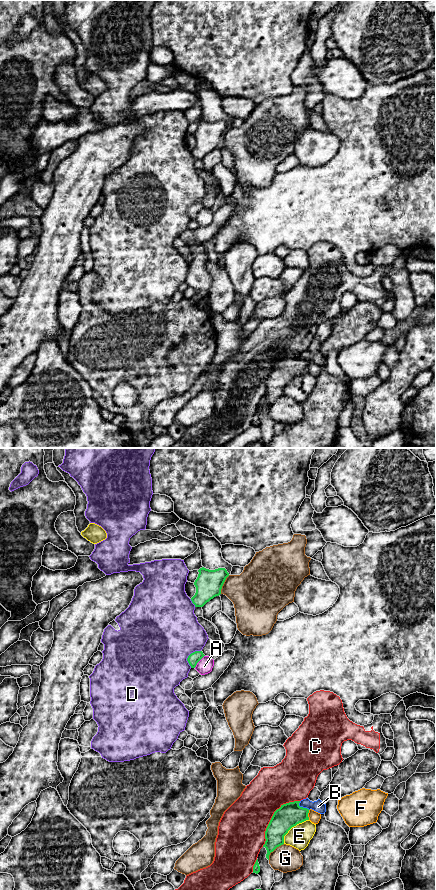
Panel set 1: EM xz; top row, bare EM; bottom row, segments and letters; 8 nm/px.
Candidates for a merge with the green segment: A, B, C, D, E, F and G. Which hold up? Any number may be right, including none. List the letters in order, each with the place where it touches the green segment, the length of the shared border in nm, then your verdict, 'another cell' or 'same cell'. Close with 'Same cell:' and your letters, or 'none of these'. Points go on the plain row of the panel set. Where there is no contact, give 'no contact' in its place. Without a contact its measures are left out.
A: meets green in xz at (199, 212); contact 130 nm long; another cell
B: meets green in xz at (302, 359); contact 110 nm long; another cell
C: meets green in xz at (272, 369); contact 480 nm long; another cell
D: meets green in xz at (188, 208); contact 170 nm long; another cell
E: meets green in xz at (292, 378); contact 280 nm long; another cell
F: meets green in xz at (307, 367); contact 80 nm long; another cell
G: meets green in xz at (273, 402); contact 180 nm long; another cell
Same cell: none of these

